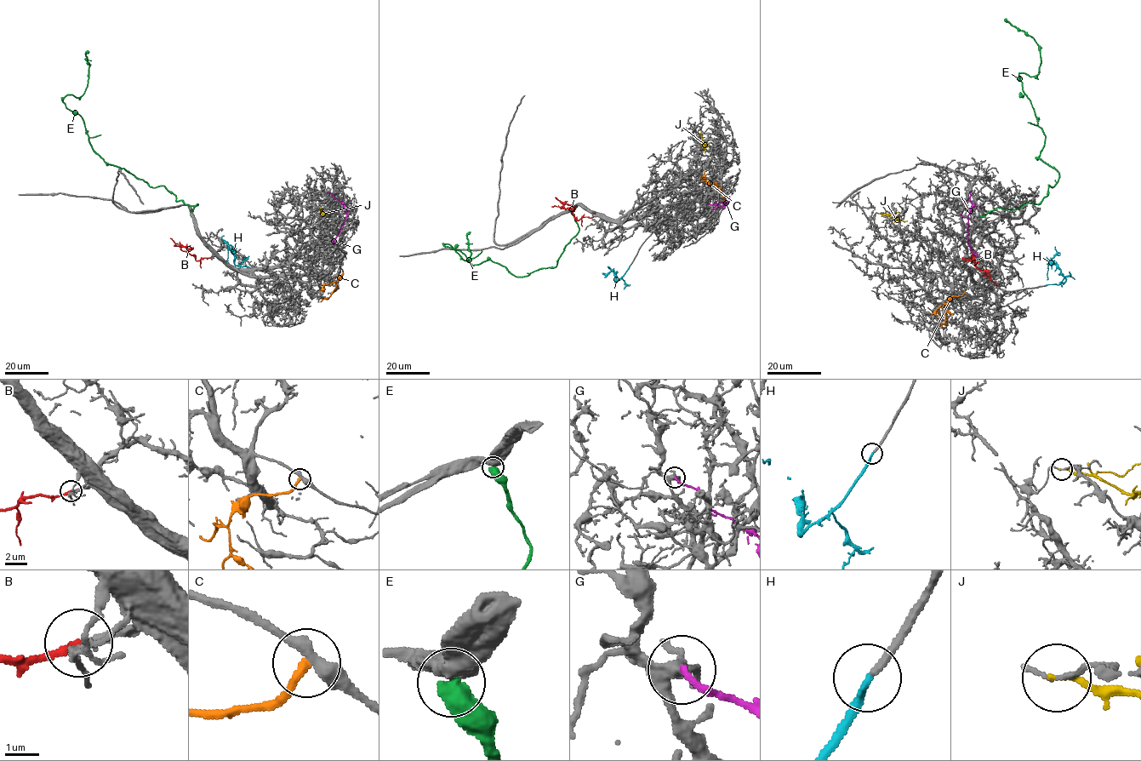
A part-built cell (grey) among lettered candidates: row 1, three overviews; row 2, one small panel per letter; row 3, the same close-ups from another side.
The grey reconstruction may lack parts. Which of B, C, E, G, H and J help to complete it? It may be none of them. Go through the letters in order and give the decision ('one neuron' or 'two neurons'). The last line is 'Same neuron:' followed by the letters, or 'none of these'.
B: one neuron
C: two neurons
E: two neurons
G: two neurons
H: one neuron
J: two neurons
Same neuron: B, H

